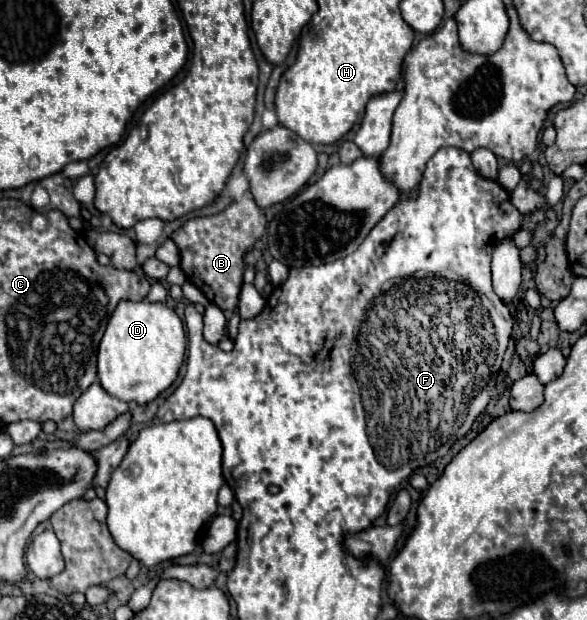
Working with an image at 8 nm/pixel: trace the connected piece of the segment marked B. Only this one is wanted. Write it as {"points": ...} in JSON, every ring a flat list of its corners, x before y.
{"points":[[247,191,239,203,229,203,219,215,189,219,171,235,171,239,181,251,181,269,187,279,199,287,213,305,221,307,223,311,233,311,243,285,243,255,255,245,257,239,261,239,265,229,265,213,257,207,253,195]]}

